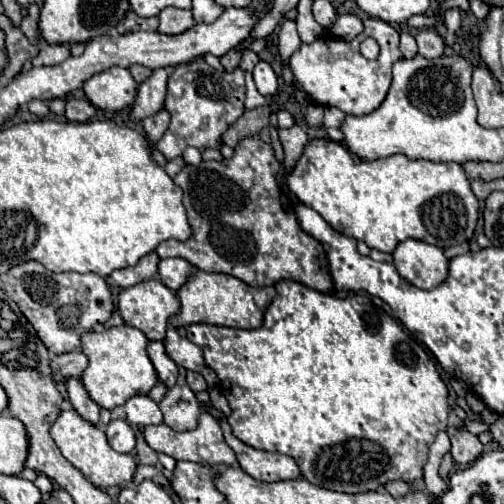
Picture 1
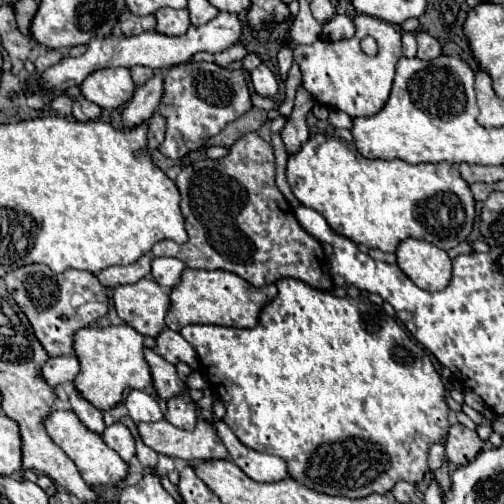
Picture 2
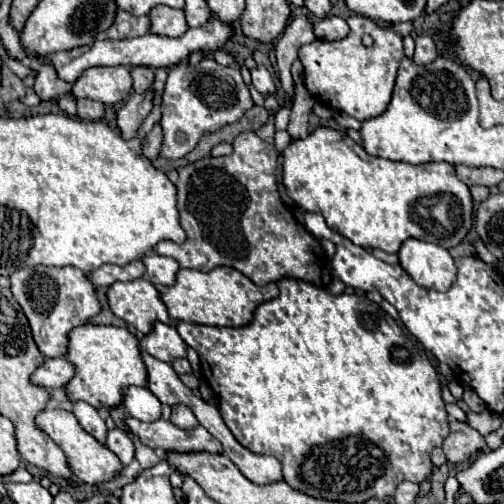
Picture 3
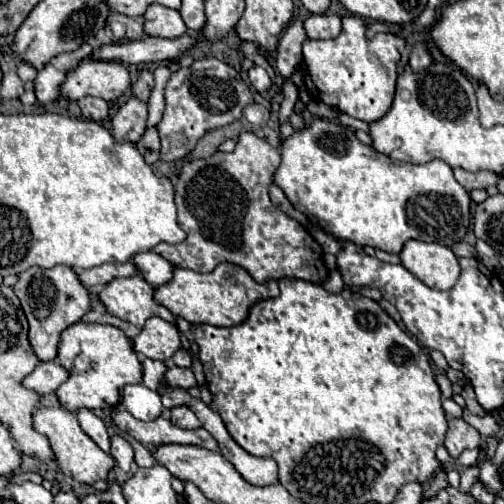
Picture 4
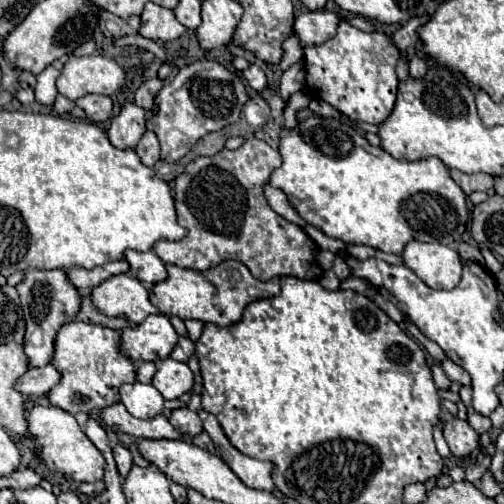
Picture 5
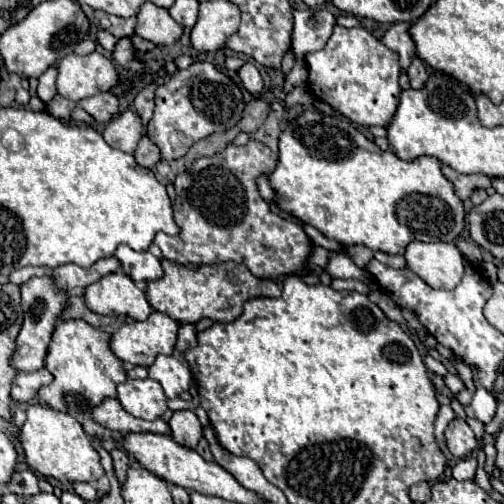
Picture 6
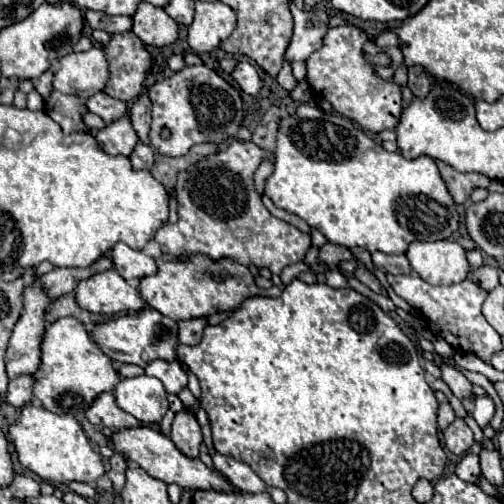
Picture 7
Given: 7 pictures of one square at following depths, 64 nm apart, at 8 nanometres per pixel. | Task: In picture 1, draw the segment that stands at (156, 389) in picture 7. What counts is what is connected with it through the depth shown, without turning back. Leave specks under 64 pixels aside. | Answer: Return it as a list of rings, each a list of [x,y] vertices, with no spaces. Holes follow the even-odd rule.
[[[136,394],[126,400],[124,410],[128,414],[128,422],[136,426],[150,426],[162,422],[162,412],[154,400],[144,394]]]

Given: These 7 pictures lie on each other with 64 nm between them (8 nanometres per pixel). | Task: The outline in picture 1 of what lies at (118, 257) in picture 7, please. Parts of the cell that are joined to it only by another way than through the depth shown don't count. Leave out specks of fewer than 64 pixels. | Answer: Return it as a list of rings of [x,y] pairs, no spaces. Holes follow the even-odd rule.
[[[164,258],[158,264],[158,280],[174,292],[186,282],[190,272],[194,272],[194,266],[182,258]]]

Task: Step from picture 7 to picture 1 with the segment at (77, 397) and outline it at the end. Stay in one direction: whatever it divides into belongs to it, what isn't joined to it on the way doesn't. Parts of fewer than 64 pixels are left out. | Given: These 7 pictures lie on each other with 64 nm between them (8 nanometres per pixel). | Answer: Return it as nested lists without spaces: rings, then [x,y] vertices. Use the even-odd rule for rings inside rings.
[[[122,324],[102,332],[84,332],[82,352],[88,356],[88,368],[80,376],[80,382],[88,390],[90,398],[106,410],[122,406],[134,394],[148,394],[148,390],[158,382],[156,370],[146,354],[148,338],[134,326]]]

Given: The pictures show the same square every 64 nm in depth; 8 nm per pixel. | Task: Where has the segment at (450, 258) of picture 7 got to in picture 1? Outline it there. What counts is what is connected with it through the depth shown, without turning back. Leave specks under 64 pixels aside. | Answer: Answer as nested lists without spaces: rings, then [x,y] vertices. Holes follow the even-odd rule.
[[[408,238],[394,250],[394,266],[410,284],[432,290],[448,278],[450,260],[438,246]]]

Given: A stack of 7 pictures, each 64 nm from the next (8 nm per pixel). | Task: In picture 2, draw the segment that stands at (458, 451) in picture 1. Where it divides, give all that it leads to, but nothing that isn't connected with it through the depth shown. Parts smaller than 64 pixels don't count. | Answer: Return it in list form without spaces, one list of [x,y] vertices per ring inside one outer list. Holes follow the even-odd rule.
[[[454,424],[450,426],[450,434],[446,440],[446,458],[454,466],[464,466],[478,456],[484,444],[486,442],[474,430],[462,424]]]

